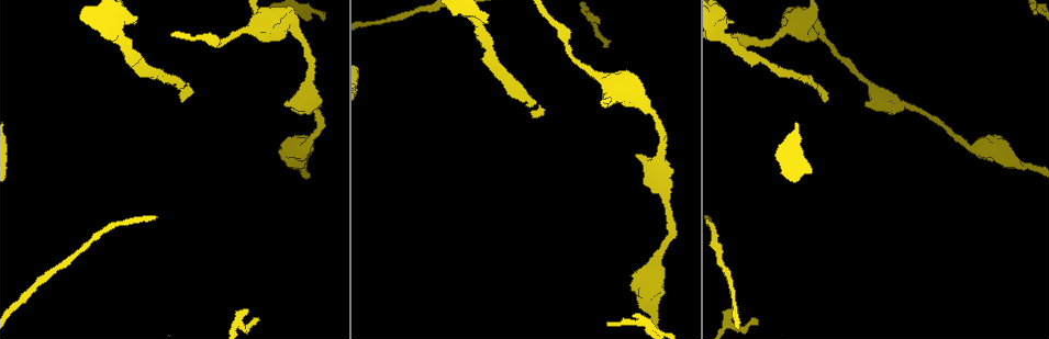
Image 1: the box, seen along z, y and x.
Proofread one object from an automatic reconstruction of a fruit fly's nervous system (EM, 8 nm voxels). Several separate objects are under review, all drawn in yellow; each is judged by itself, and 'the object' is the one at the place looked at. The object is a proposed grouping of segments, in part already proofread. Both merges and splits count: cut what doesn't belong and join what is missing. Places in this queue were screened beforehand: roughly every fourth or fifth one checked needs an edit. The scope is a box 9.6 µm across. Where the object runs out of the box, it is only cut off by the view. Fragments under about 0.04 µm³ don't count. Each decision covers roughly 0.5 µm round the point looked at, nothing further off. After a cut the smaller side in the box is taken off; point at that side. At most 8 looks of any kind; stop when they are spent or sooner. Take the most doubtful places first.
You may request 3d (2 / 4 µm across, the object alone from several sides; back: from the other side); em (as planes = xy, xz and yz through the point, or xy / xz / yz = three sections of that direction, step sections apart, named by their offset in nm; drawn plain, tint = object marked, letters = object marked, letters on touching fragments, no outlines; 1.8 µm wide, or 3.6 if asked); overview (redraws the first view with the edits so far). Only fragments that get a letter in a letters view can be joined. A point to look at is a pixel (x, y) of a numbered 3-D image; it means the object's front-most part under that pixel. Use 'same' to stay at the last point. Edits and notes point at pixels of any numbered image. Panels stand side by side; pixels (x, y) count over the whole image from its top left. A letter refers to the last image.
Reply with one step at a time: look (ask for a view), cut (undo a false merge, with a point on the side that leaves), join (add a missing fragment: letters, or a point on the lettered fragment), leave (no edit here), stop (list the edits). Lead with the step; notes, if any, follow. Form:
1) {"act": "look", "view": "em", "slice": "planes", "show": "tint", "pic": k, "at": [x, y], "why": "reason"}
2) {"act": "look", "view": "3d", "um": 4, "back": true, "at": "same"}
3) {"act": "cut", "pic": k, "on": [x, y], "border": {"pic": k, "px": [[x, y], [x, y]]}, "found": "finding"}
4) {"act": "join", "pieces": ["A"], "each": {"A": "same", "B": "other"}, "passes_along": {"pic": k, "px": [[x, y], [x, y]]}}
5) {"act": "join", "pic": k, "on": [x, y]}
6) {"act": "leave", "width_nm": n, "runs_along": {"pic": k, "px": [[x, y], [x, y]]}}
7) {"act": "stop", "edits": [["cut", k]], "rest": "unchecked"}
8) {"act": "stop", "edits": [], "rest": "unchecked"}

{"act": "look", "view": "3d", "um": 2, "pic": 1, "at": [183, 101], "why": "end of a long branch"}

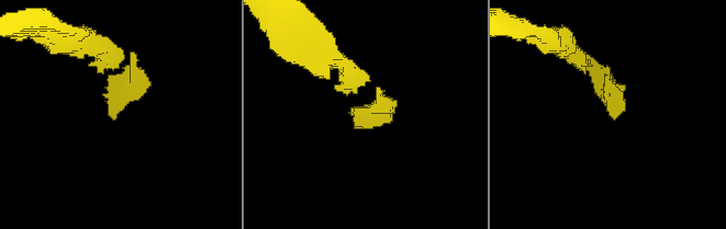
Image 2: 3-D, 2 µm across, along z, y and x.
{"act": "look", "view": "em", "slice": "planes", "show": "tint", "pic": 2, "at": [614, 118]}

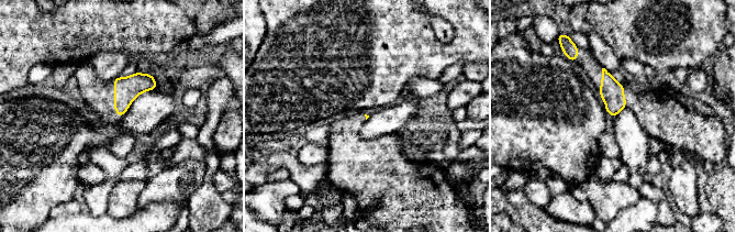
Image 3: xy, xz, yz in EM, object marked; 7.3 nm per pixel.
{"act": "look", "view": "em", "slice": "planes", "show": "letters", "at": "same"}

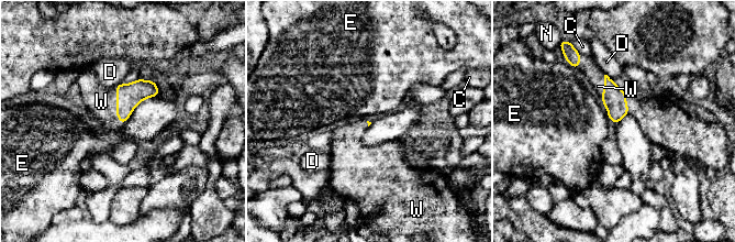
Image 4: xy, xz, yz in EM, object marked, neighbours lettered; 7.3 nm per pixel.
{"act": "join", "pic": 4, "on": [101, 101], "each": {"C": "other", "D": "other", "E": "other", "N": "other", "W": "same"}, "found": "it goes on there"}

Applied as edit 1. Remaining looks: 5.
{"act": "look", "view": "3d", "um": 2, "pic": 1, "at": [136, 22], "why": "free end"}

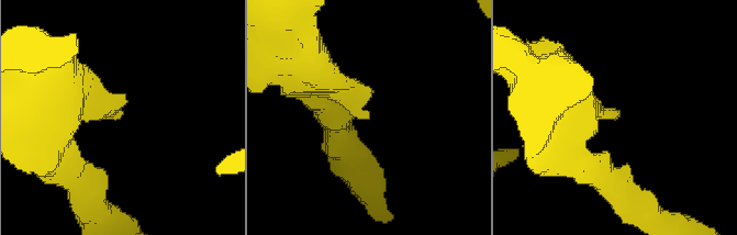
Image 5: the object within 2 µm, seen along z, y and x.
{"act": "look", "view": "em", "um": 3.6, "slice": "xy", "step": 4, "show": "letters", "pic": 5, "at": [620, 113], "why": "need the tissue"}

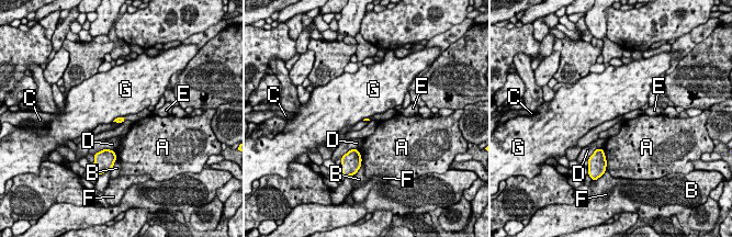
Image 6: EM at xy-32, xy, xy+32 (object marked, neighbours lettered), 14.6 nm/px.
{"act": "leave", "each": {"A": "other", "B": "other", "C": "other", "D": "other", "E": "other", "F": "other", "G": "other"}, "border": {"pic": 6, "px": [[123, 115], [116, 116], [112, 121]]}, "found": "none of them fits"}

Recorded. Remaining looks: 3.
{"act": "look", "view": "em", "um": 3.6, "slice": "xy", "step": 8, "show": "tint", "pic": 1, "at": [771, 40], "why": "thick turns thin"}

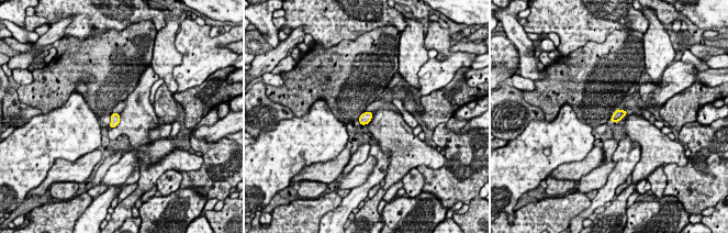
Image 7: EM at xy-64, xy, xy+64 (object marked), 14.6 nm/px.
{"act": "look", "view": "em", "um": 3.6, "slice": "planes", "show": "letters", "at": "same", "why": "cut it another way"}

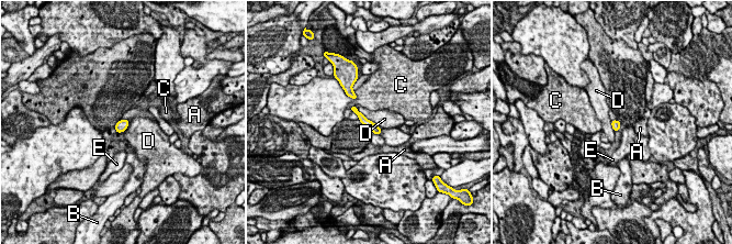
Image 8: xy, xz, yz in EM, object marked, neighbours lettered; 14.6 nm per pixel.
{"act": "leave", "each": {"A": "other", "B": "other", "C": "other", "D": "other", "E": "other"}, "runs_along": {"pic": 8, "px": [[353, 109], [378, 131]]}, "found": "one neuron here"}

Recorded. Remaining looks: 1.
{"act": "stop", "edits": [["join", 4]], "rest": "unchecked"}

